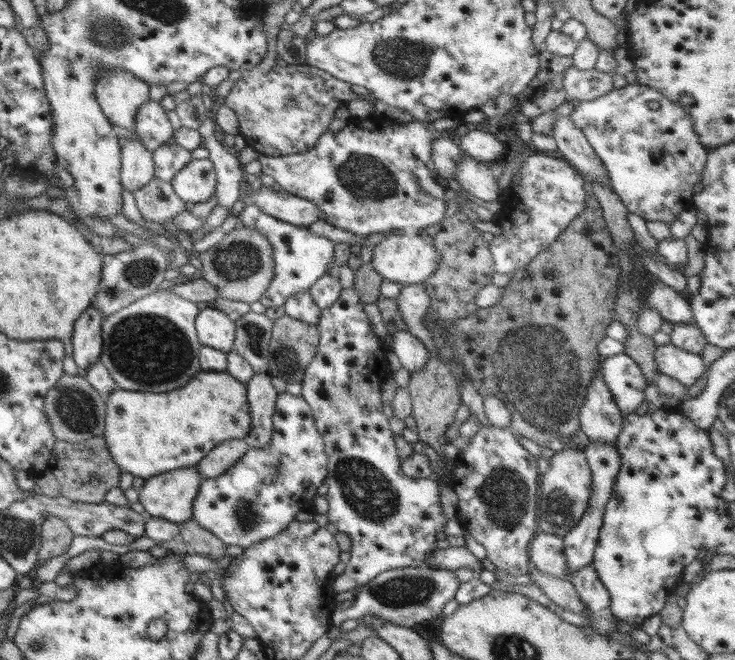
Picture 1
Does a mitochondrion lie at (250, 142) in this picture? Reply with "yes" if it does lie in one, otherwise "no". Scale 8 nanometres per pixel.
no

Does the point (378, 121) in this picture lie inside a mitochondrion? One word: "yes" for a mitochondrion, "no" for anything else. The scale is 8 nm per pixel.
no

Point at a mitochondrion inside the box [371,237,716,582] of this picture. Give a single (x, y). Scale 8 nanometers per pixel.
(537, 366)

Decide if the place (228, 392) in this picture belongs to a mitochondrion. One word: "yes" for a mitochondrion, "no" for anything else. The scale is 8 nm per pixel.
no

